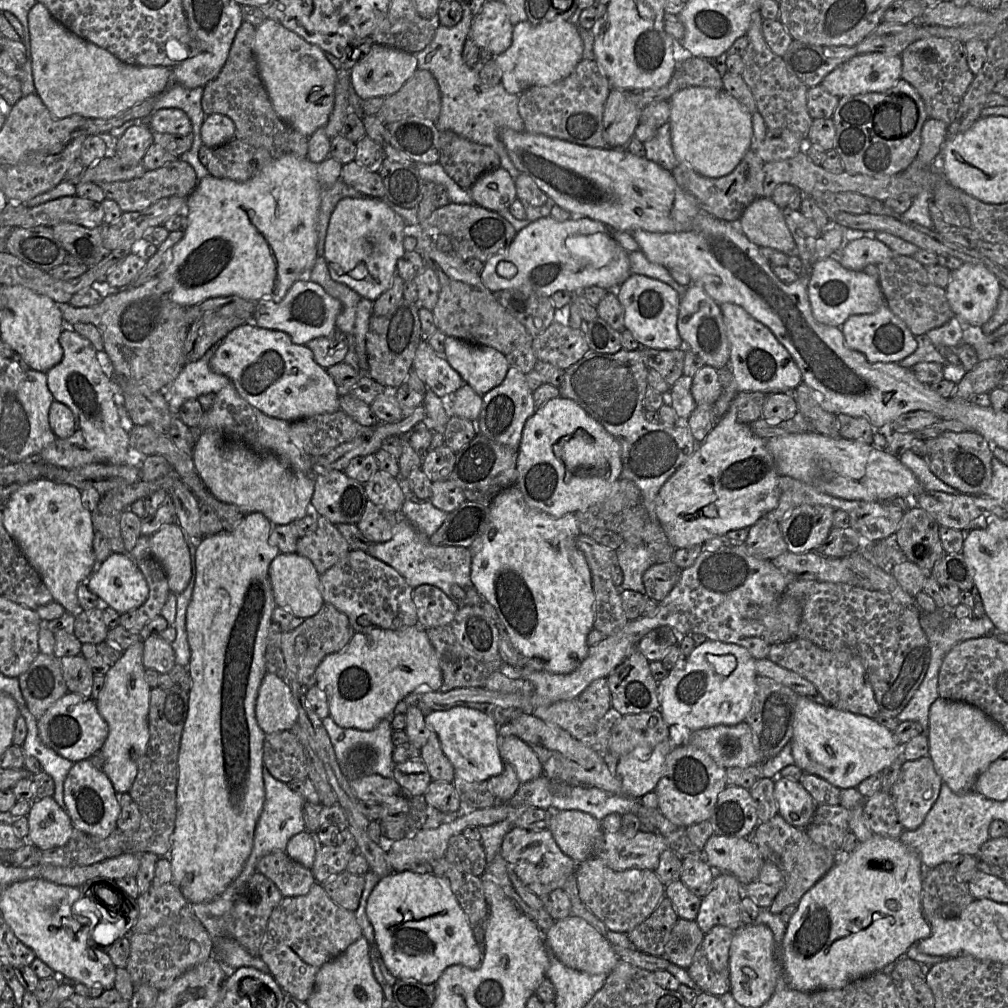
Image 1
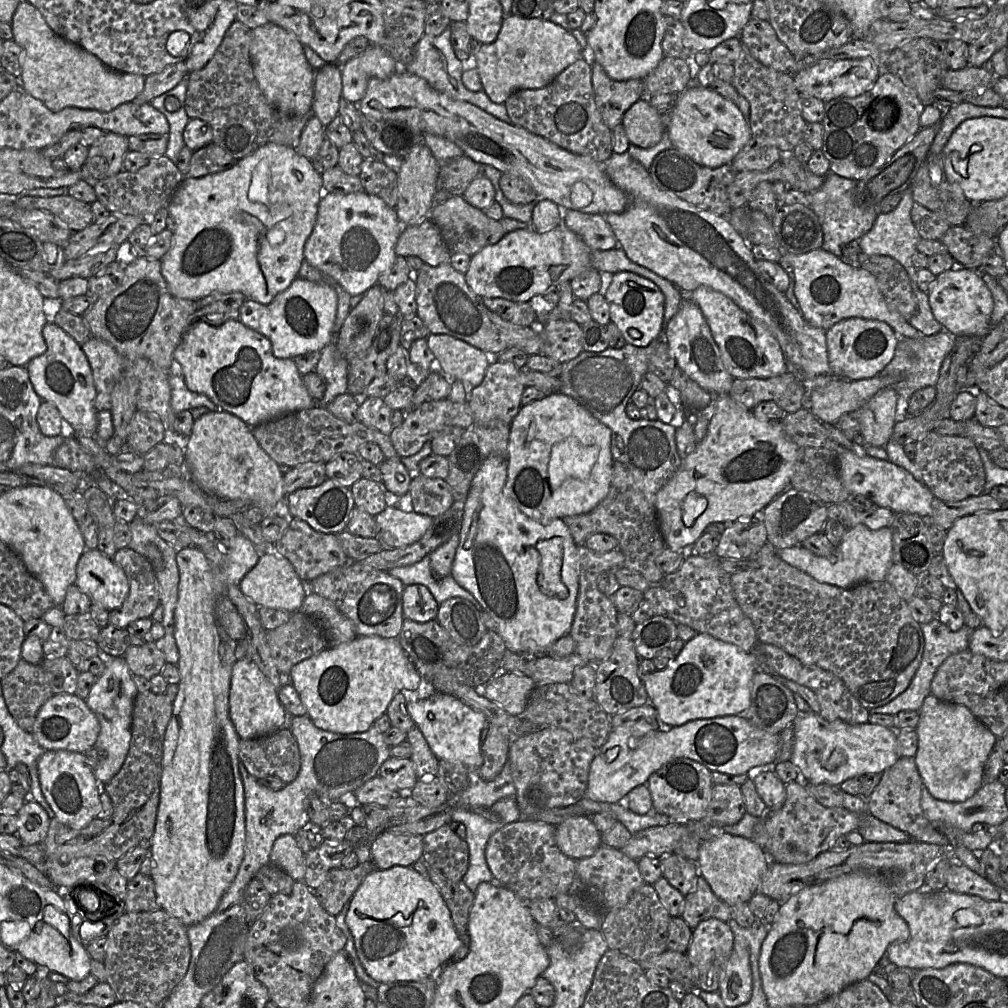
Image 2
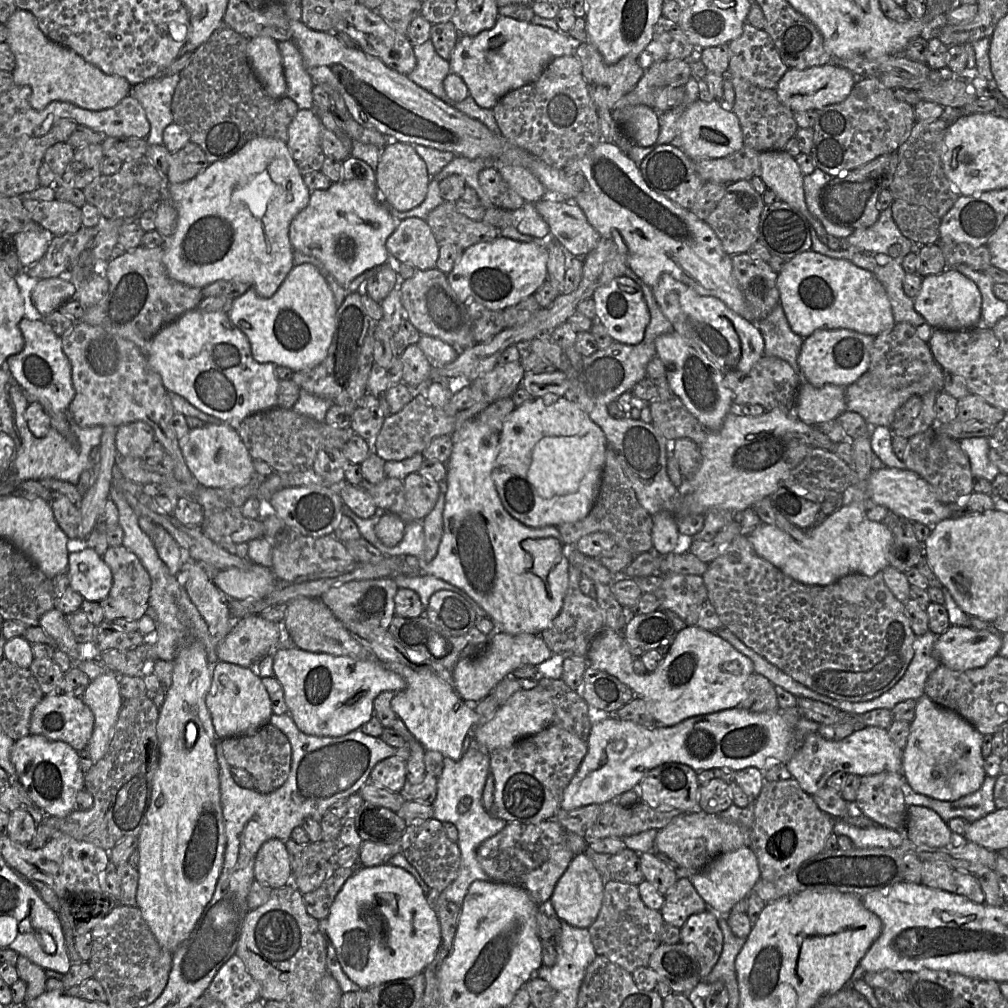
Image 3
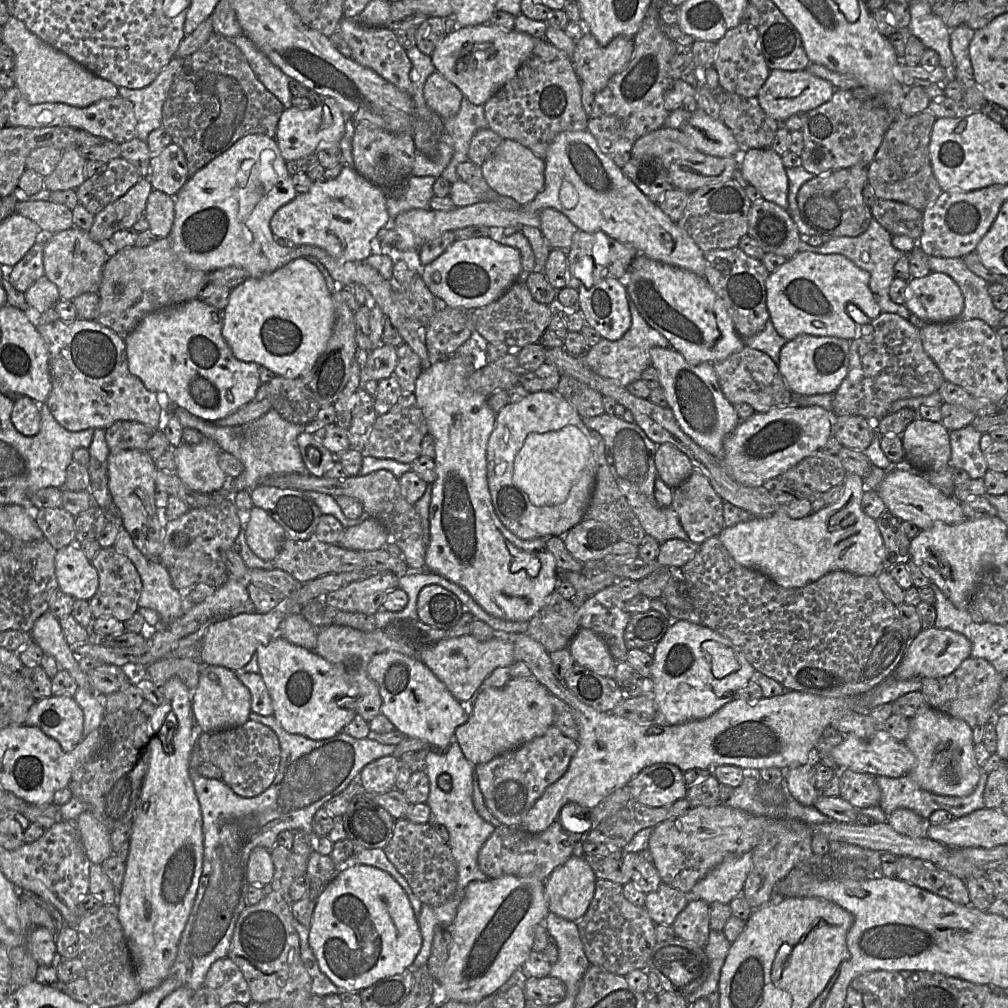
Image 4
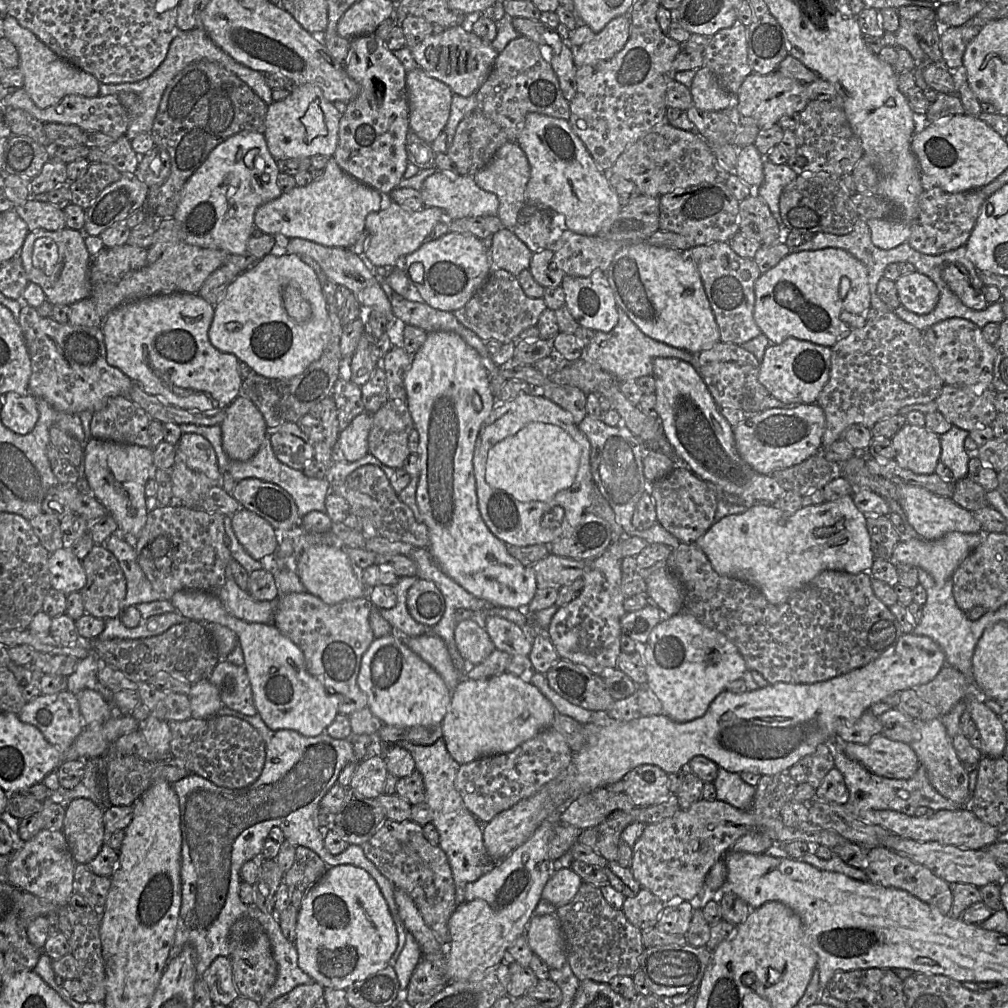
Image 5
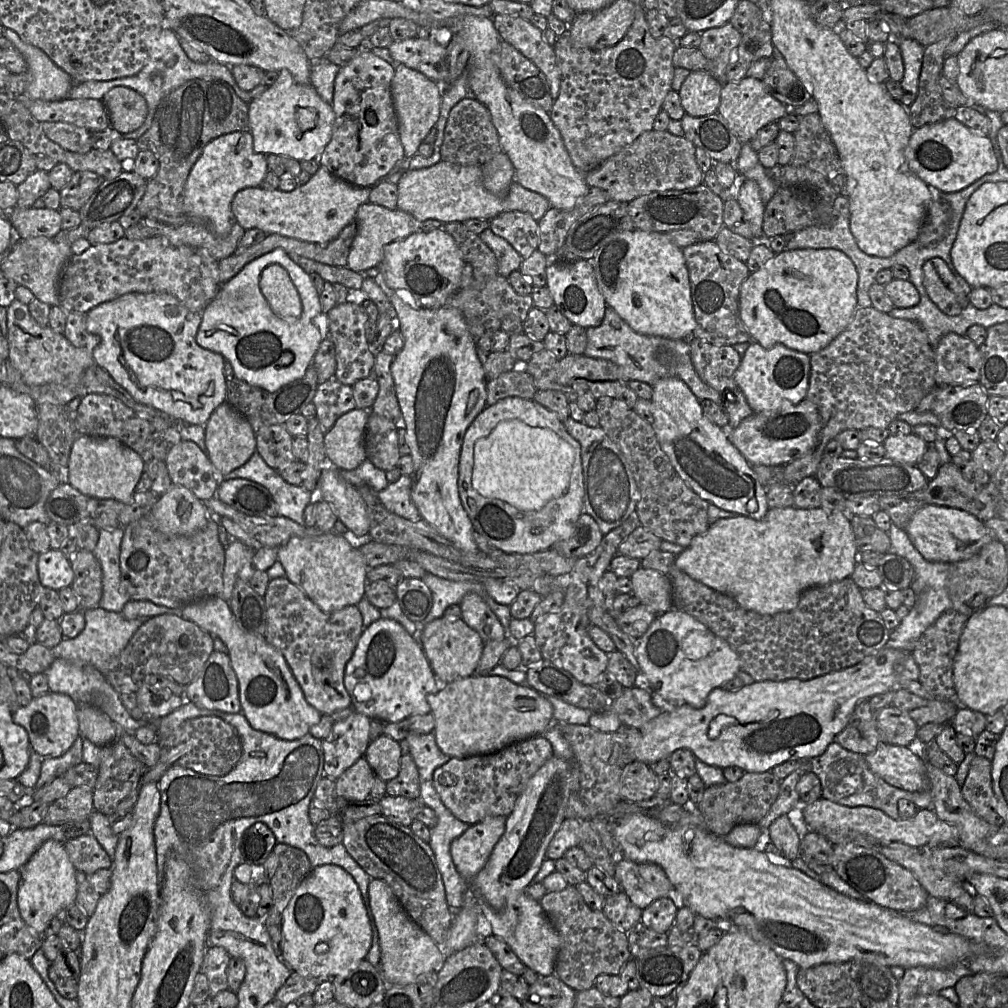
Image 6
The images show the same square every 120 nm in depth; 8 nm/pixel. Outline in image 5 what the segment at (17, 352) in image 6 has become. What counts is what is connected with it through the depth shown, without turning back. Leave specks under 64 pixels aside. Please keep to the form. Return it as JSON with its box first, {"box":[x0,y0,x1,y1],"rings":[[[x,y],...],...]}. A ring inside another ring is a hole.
{"box":[18,304,133,413],"rings":[[[23,304],[18,323],[31,359],[29,392],[47,401],[54,409],[67,413],[97,411],[114,396],[126,396],[133,381],[121,370],[108,364],[100,327],[60,324],[41,317],[35,308]]]}

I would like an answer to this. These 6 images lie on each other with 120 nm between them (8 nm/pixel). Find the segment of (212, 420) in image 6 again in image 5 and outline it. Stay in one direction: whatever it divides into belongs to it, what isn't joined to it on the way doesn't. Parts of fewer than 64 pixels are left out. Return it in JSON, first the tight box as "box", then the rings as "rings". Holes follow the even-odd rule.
{"box":[220,396,268,461],"rings":[[[243,396],[236,397],[227,406],[220,427],[225,454],[239,461],[252,458],[268,433],[262,413],[251,400]]]}

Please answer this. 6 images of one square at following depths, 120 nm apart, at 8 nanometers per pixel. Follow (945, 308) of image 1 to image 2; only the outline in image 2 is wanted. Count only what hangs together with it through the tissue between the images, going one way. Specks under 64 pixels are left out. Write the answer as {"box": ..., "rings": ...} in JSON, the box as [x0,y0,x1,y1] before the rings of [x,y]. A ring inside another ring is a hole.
{"box":[858,253,918,321],"rings":[[[860,253],[858,260],[860,267],[875,277],[887,305],[909,321],[917,312],[918,303],[906,269],[897,260],[885,255]]]}

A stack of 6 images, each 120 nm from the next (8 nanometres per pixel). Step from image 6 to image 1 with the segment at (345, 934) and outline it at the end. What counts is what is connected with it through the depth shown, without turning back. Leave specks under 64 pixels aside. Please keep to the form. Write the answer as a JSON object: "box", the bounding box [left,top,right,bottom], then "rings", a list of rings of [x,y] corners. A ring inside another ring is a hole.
{"box":[366,870,483,984],"rings":[[[405,870],[380,878],[368,898],[366,915],[373,926],[381,958],[388,971],[396,978],[413,978],[424,984],[435,984],[450,965],[461,964],[471,969],[481,965],[483,952],[475,940],[467,916],[449,883],[440,877]]]}

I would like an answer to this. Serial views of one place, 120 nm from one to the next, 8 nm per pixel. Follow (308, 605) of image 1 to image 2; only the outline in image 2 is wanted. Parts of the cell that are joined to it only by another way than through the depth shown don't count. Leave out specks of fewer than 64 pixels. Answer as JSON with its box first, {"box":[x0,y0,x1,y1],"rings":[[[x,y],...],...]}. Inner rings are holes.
{"box":[239,553,306,613],"rings":[[[276,553],[261,556],[240,582],[239,589],[257,607],[282,609],[291,613],[299,611],[306,596],[305,581],[299,578],[289,560]]]}

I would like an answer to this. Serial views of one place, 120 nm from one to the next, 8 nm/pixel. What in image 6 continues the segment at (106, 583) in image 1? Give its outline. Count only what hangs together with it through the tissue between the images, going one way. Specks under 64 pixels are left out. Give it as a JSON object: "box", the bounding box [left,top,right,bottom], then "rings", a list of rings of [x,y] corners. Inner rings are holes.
{"box":[38,549,74,591],"rings":[[[58,549],[39,554],[38,574],[45,588],[56,591],[71,587],[74,580],[71,561]]]}

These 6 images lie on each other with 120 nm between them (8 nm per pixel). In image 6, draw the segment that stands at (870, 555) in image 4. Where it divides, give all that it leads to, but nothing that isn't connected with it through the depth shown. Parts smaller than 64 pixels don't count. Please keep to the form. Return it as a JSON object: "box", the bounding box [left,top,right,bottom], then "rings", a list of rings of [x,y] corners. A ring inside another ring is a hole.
{"box":[674,506,858,615],"rings":[[[794,506],[769,508],[761,520],[743,515],[721,518],[693,538],[689,547],[675,558],[674,565],[694,580],[732,597],[746,610],[761,615],[789,612],[797,607],[805,590],[851,577],[858,564],[858,550],[850,518],[837,510]]]}

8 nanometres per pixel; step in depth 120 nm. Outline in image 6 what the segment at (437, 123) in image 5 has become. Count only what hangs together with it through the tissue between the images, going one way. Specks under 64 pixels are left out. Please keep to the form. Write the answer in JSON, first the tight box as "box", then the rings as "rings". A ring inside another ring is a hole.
{"box":[391,64,444,158],"rings":[[[403,64],[395,67],[395,74],[391,82],[391,95],[406,158],[411,158],[417,154],[419,145],[435,127],[440,115],[443,90],[444,87],[441,84],[416,70]]]}

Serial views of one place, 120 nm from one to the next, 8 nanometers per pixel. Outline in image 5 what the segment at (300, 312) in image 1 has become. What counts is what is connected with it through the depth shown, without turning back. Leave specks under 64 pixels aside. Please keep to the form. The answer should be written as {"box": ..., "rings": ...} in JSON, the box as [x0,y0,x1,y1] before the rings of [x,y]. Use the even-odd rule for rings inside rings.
{"box":[208,254,330,380],"rings":[[[268,254],[258,261],[254,266],[242,272],[231,284],[226,288],[224,295],[219,302],[214,306],[214,317],[208,331],[208,337],[211,344],[218,350],[235,355],[239,361],[247,364],[258,375],[267,378],[288,380],[300,375],[310,364],[316,361],[323,353],[328,337],[330,335],[330,318],[329,310],[322,286],[314,270],[305,264],[296,254]],[[293,285],[298,288],[302,296],[309,302],[311,306],[311,316],[305,322],[299,323],[292,319],[283,304],[282,291],[285,286]]]}

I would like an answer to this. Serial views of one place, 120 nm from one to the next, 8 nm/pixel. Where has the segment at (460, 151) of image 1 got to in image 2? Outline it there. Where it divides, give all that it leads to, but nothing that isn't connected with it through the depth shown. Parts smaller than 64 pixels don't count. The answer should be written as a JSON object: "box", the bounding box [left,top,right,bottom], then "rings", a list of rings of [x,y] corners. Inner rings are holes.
{"box":[440,154,483,196],"rings":[[[464,154],[440,164],[443,189],[451,196],[461,196],[475,178],[483,176],[482,166]]]}

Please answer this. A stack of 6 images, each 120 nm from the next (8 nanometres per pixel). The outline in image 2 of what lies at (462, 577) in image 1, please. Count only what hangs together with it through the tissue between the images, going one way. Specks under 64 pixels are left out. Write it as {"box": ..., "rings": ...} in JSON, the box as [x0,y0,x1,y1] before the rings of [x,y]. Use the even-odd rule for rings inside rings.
{"box":[387,534,484,614],"rings":[[[458,534],[453,535],[449,541],[415,564],[387,572],[405,586],[418,584],[427,587],[438,604],[453,597],[461,597],[471,602],[481,614],[484,610],[482,605],[451,576],[458,544]]]}

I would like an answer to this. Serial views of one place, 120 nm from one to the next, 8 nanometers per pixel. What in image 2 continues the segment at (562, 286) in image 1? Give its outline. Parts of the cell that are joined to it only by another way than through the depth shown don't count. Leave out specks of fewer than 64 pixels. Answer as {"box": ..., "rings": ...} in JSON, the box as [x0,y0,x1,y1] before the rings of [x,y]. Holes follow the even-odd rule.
{"box":[464,223,592,302],"rings":[[[563,223],[547,232],[537,232],[533,228],[518,229],[473,255],[464,276],[471,290],[482,299],[528,302],[549,288],[557,288],[563,282],[570,283],[592,268],[591,253],[584,241]]]}

